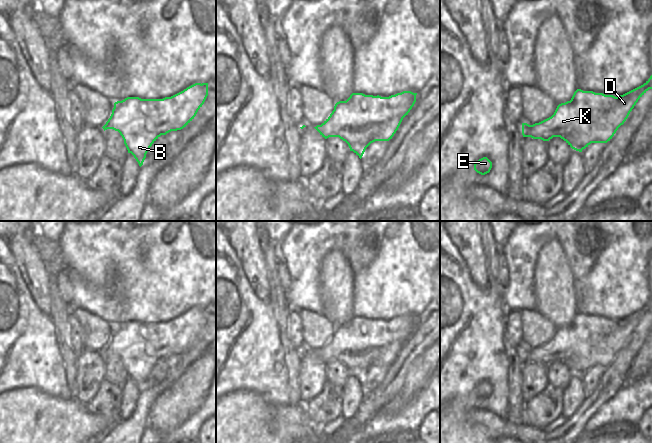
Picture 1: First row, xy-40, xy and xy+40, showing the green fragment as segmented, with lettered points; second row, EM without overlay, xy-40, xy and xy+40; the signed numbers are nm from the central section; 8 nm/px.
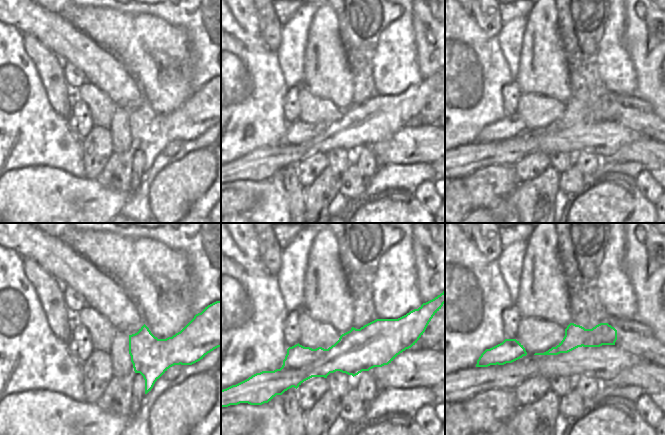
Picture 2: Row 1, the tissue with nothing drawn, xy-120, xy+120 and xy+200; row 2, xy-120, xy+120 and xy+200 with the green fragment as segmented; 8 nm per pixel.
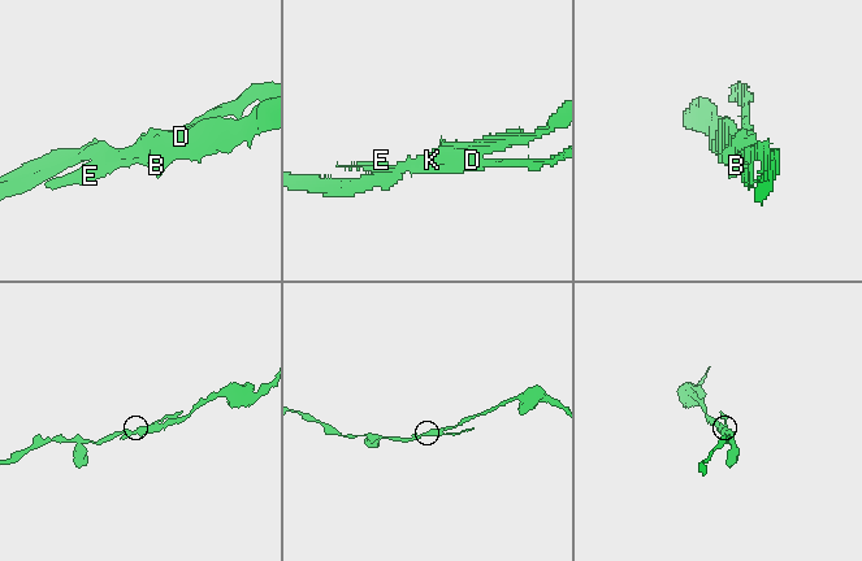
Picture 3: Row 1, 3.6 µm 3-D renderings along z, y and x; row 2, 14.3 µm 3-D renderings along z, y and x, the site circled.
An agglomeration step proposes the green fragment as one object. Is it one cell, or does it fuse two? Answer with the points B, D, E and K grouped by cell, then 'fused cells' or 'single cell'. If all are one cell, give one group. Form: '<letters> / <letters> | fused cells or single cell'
B D E / K | fused cells

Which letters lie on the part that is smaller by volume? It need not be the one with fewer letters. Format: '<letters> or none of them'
B, D, E

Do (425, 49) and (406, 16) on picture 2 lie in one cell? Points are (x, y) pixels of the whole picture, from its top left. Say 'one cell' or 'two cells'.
two cells

